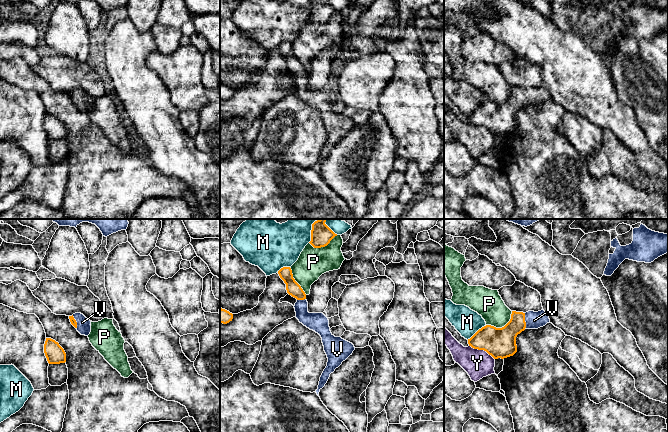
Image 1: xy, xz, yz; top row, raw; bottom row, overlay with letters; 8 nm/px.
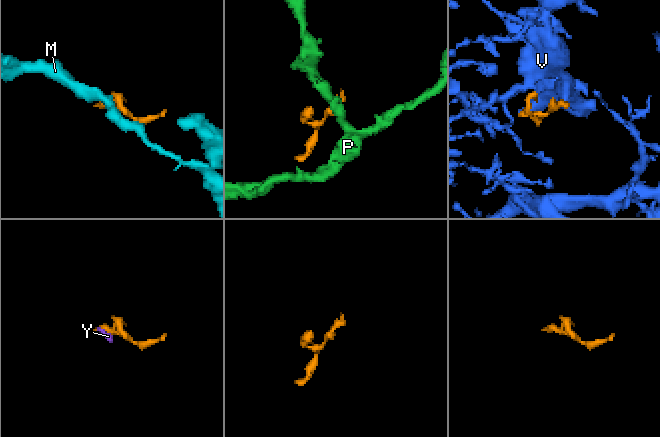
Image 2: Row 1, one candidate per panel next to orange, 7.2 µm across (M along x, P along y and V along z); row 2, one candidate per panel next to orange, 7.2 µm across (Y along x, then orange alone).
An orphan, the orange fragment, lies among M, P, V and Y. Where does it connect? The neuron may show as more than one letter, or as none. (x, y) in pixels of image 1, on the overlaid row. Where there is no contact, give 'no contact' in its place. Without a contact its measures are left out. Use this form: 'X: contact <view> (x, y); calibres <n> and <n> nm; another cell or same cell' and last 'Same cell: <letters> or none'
M: contact yz (477, 331); calibres 240 and 220 nm; another cell
P: contact yz (502, 327); calibres 240 and 220 nm; another cell
V: contact yz (524, 321); calibres 240 and 140 nm; same cell
Y: contact yz (482, 349); calibres 240 and 220 nm; another cell
Same cell: V

